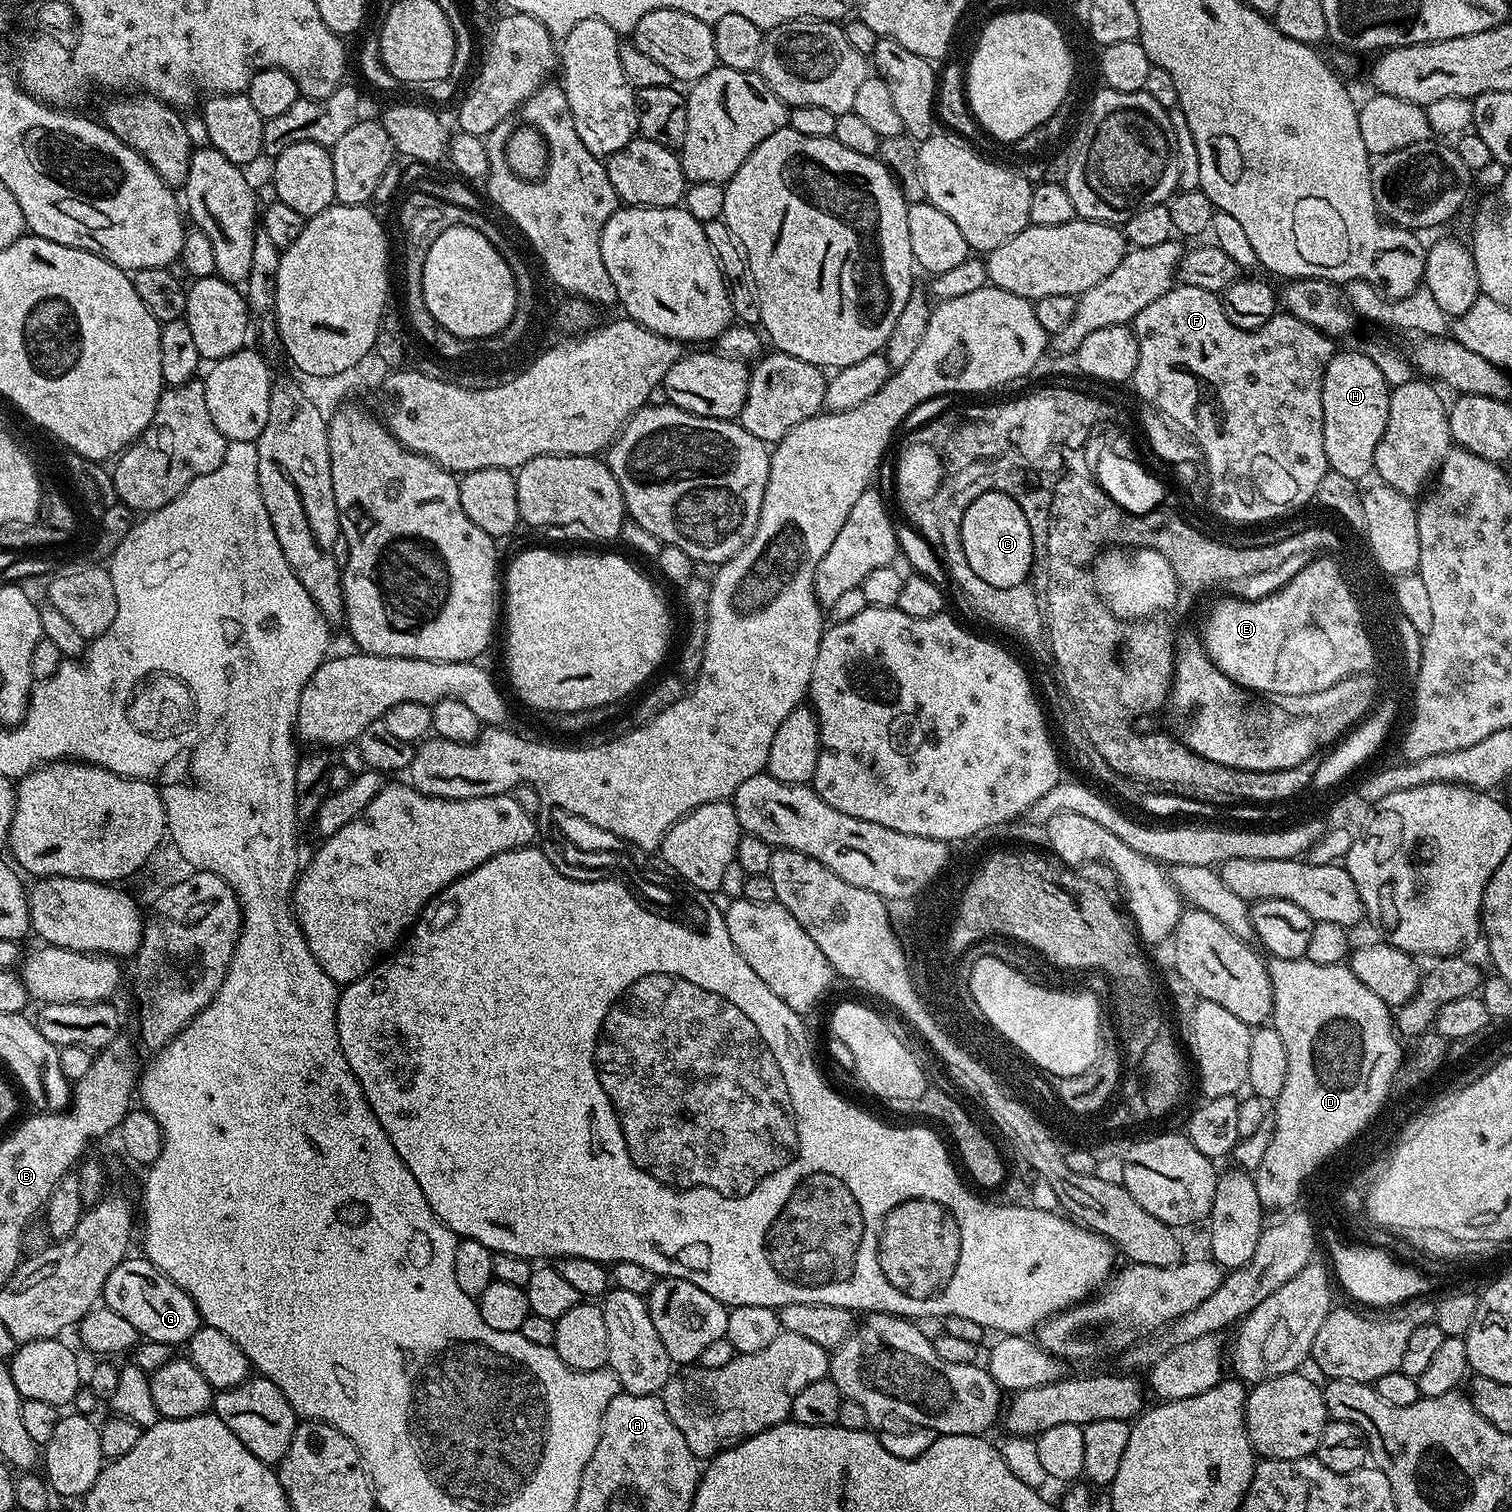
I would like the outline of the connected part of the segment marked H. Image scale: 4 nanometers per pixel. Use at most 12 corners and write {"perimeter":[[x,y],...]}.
{"perimeter":[[1337,351],[1322,378],[1331,471],[1373,471],[1390,386],[1367,351]]}

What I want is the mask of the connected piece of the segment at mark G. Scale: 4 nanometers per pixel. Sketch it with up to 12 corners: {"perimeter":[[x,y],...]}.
{"perimeter":[[147,1258],[110,1270],[103,1307],[144,1340],[187,1345],[190,1294]]}

